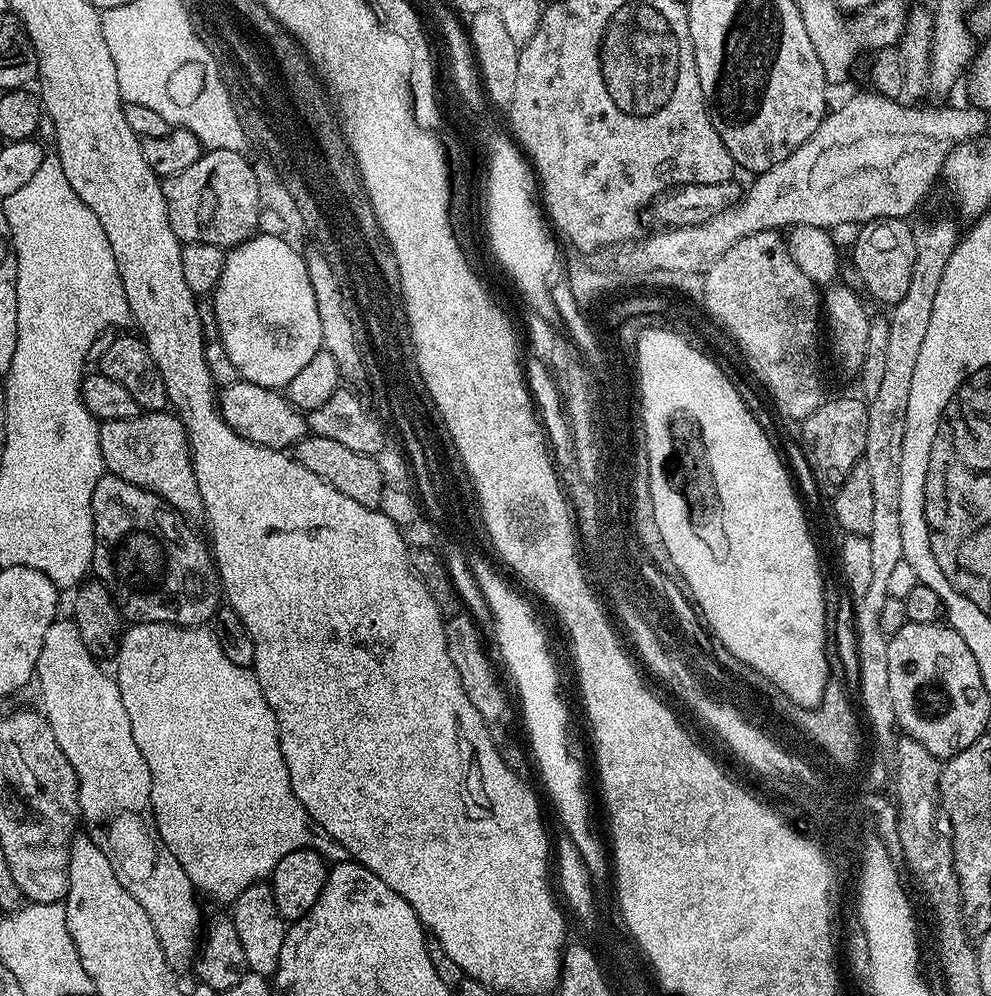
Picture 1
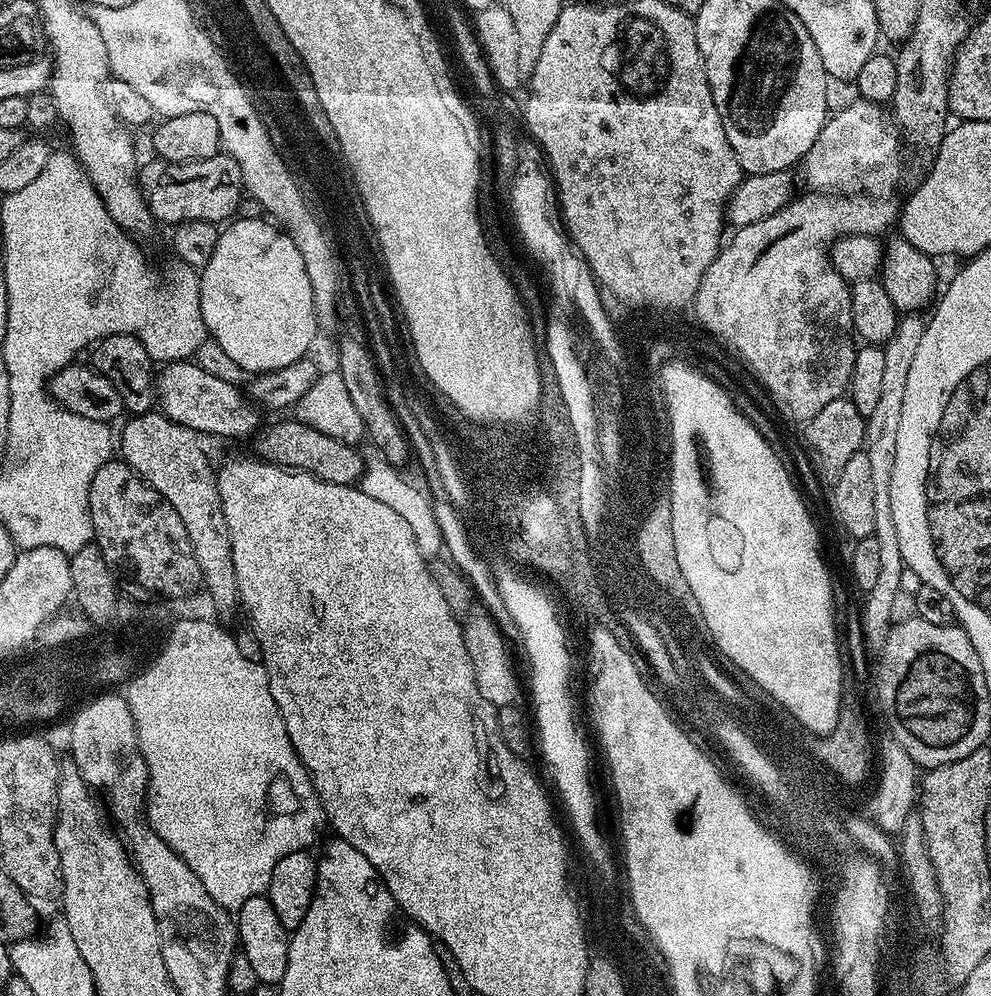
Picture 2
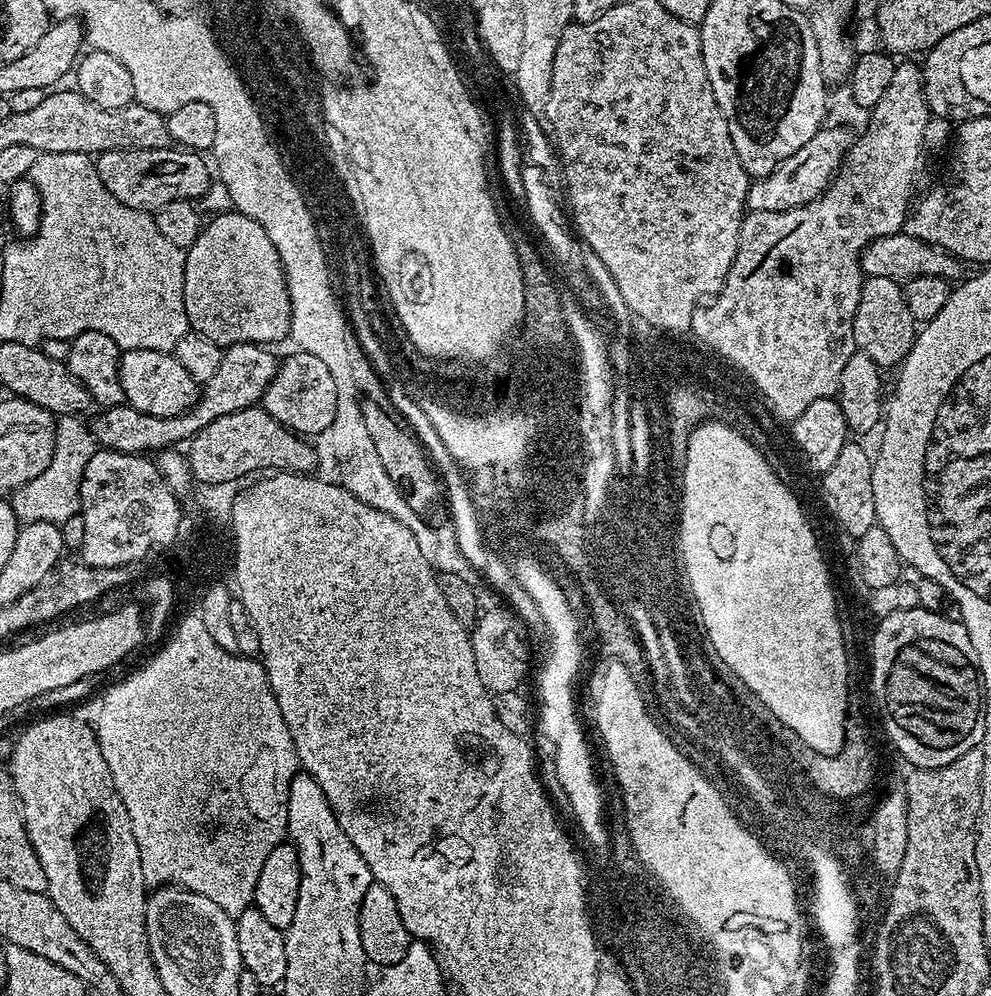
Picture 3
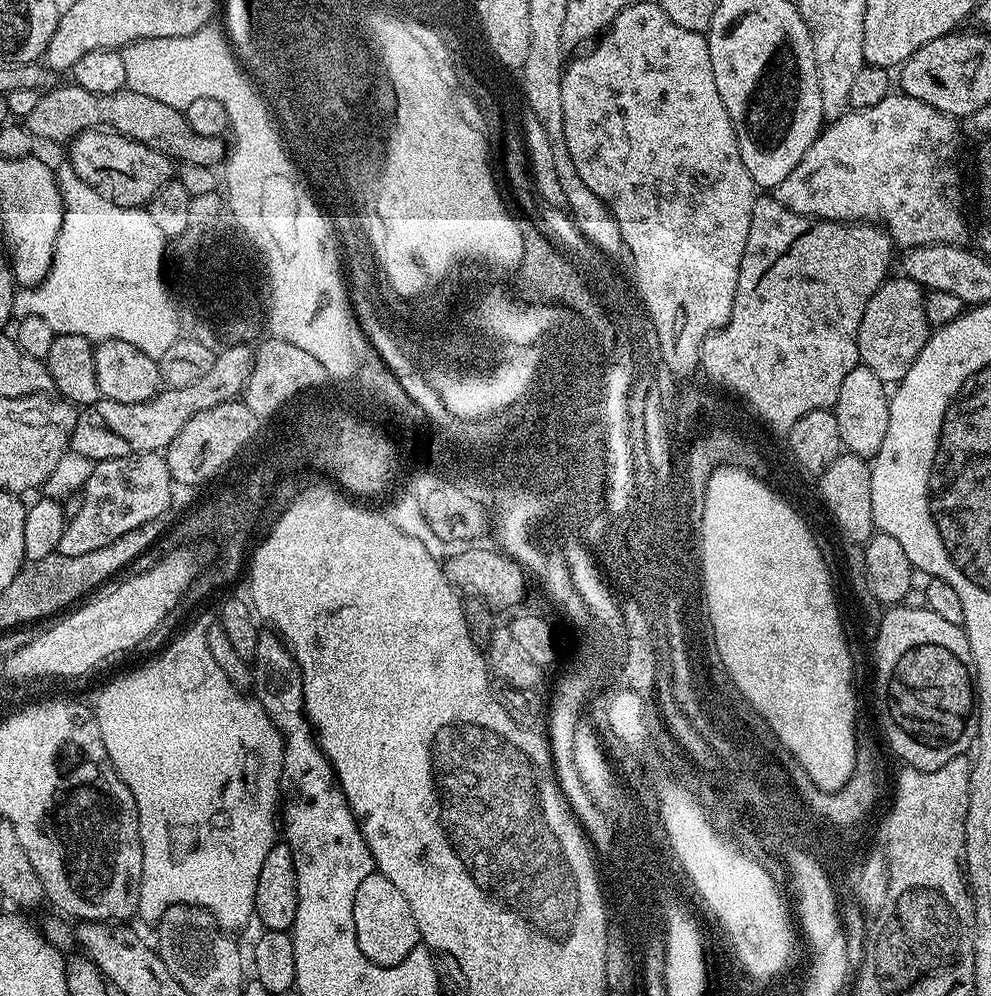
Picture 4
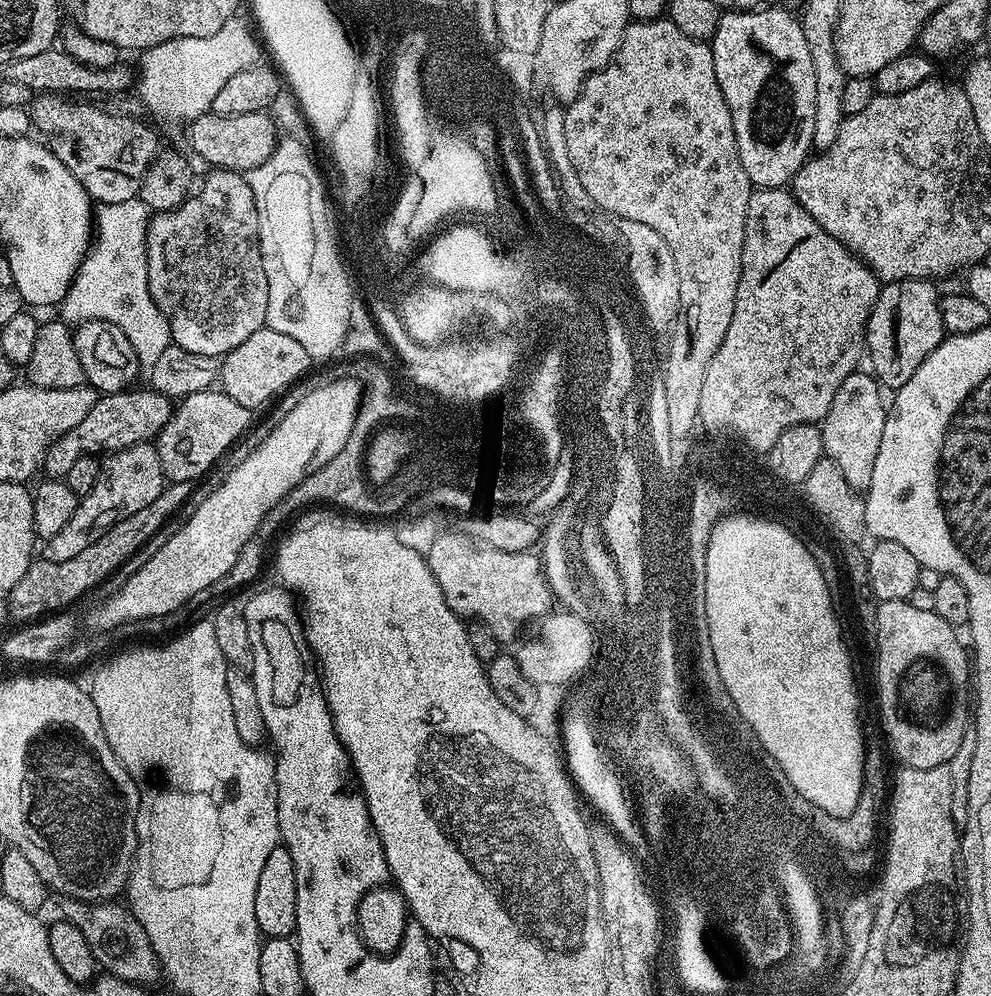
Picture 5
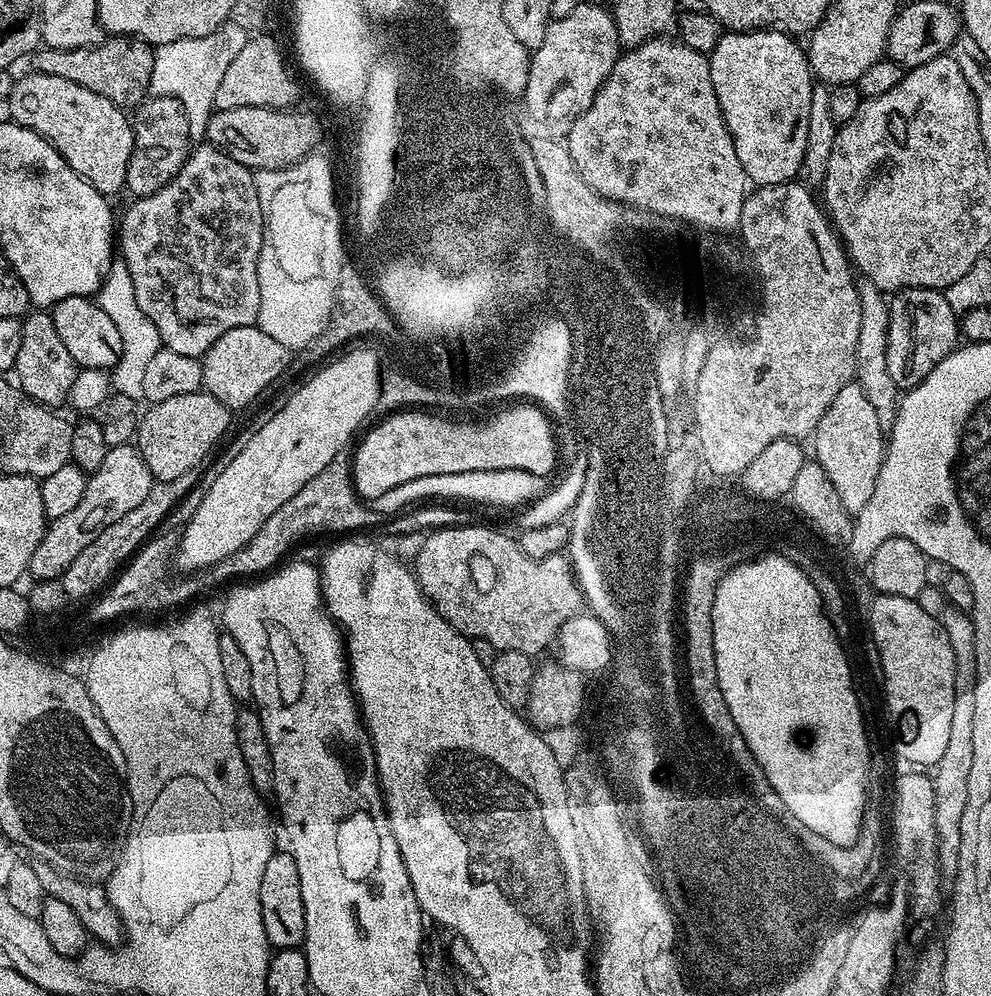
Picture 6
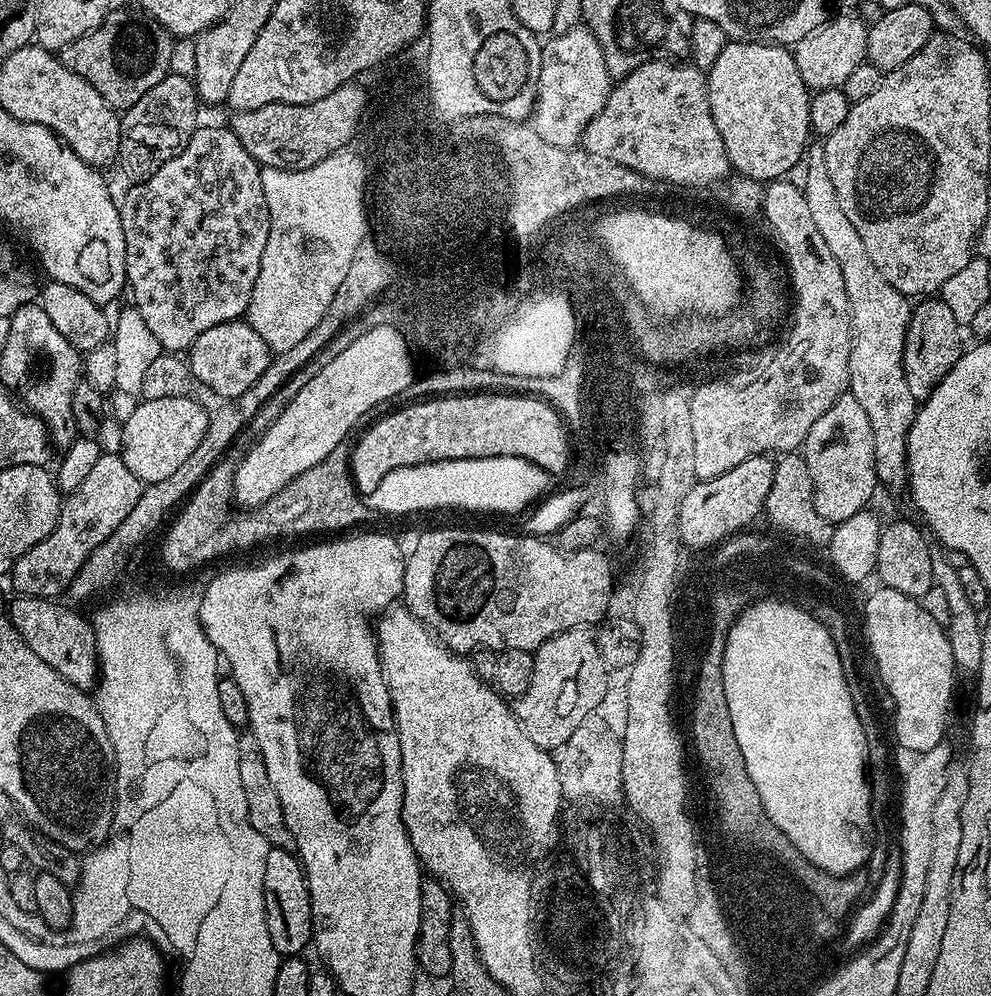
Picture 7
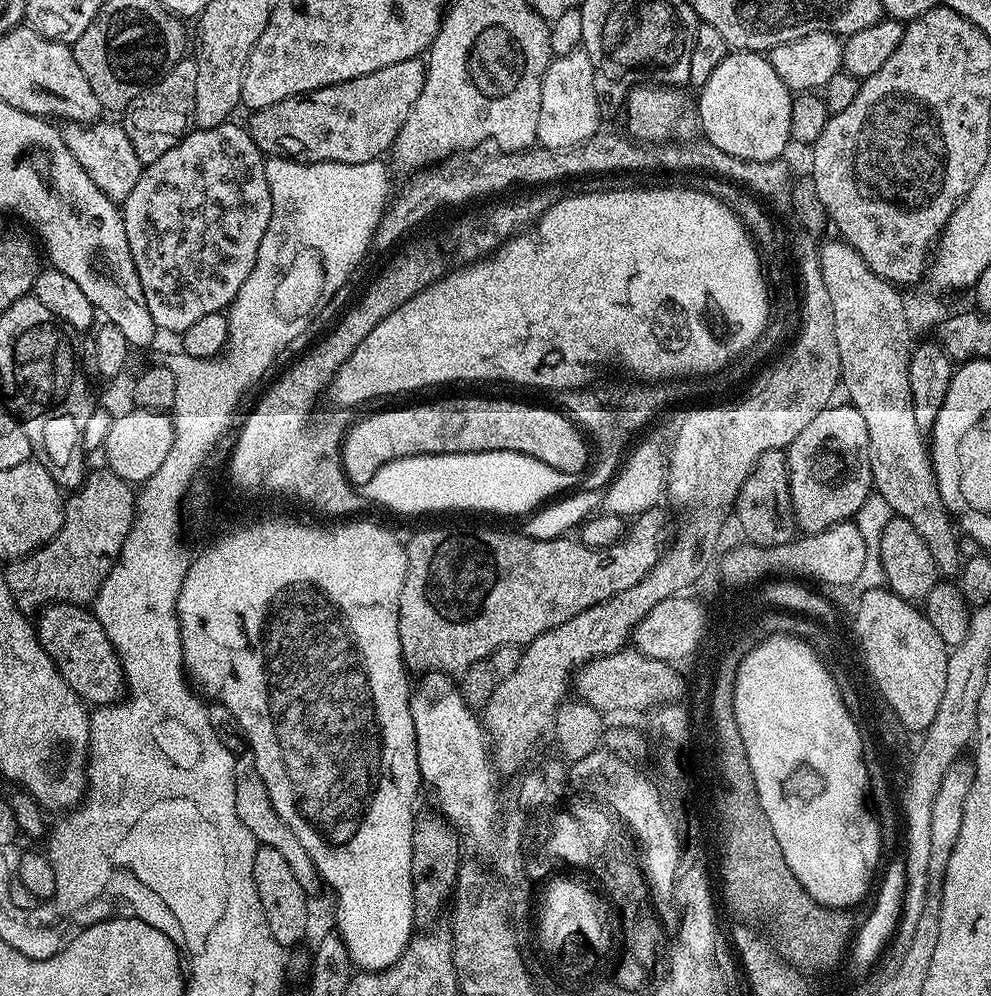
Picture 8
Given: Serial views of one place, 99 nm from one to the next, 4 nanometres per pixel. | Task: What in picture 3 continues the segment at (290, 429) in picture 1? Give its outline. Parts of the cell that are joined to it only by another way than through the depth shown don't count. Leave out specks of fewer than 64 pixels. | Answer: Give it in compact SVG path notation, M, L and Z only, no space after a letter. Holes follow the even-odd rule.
M130 349L120 361L120 381L127 407L161 418L191 412L202 395L201 385L172 352Z

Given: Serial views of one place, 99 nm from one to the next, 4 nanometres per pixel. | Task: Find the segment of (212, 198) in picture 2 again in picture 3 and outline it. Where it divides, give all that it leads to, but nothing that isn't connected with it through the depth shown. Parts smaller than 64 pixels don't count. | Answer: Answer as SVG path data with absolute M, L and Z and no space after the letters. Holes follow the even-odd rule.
M169 146L167 148L143 148L142 150L126 150L125 152L102 152L95 157L94 163L100 171L102 182L110 190L112 196L118 198L126 206L130 206L139 212L155 214L160 209L170 206L172 202L186 200L189 202L199 201L199 196L204 196L208 192L208 187L214 180L214 172L208 169L205 157L199 152L185 150L179 146Z

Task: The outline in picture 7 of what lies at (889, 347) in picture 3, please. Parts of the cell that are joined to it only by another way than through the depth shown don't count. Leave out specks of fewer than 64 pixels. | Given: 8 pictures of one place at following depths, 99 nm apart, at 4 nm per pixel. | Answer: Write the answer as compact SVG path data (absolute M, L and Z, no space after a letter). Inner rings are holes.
M939 298L921 299L913 307L903 346L903 369L906 370L910 394L913 394L917 403L926 401L942 378L960 360L962 355L960 332L961 327L954 320L953 313Z

